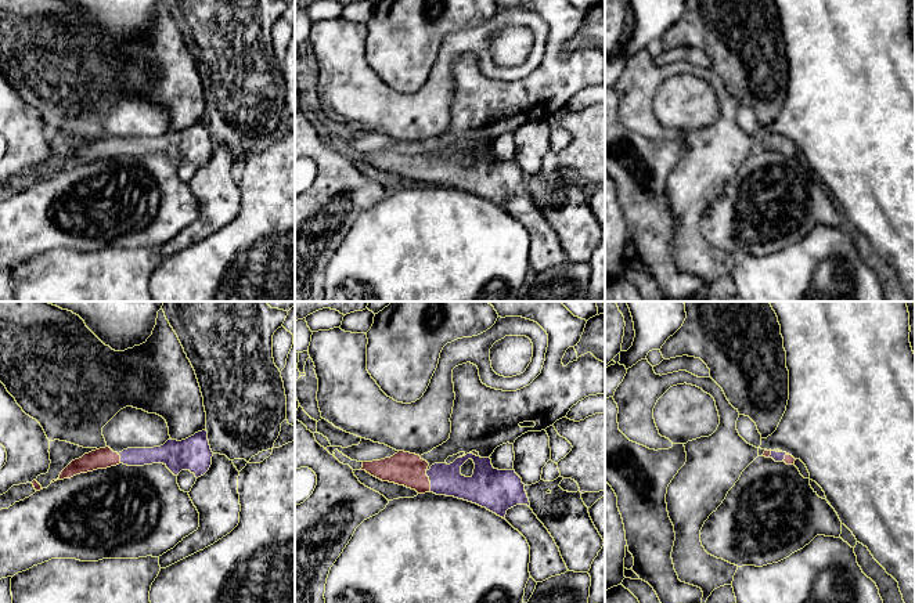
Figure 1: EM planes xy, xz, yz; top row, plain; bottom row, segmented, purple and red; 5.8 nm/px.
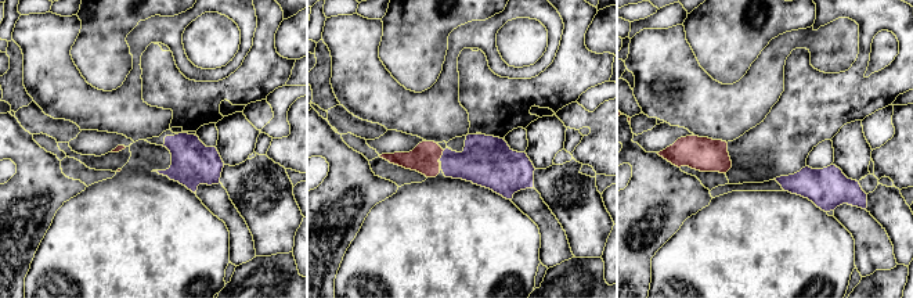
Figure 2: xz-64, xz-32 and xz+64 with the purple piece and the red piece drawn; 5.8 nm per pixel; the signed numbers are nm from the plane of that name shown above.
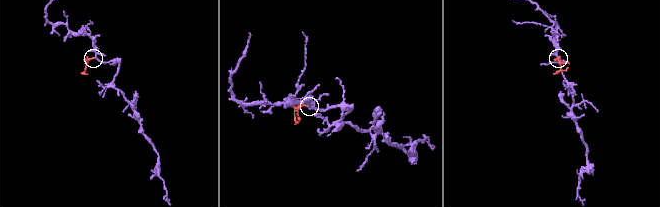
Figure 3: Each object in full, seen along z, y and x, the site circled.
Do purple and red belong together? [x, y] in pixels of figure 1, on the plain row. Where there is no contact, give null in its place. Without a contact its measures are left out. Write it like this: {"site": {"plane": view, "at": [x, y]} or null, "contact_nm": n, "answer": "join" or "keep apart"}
{"site": {"plane": "xz", "at": [429, 170]}, "contact_nm": 120, "answer": "join"}

